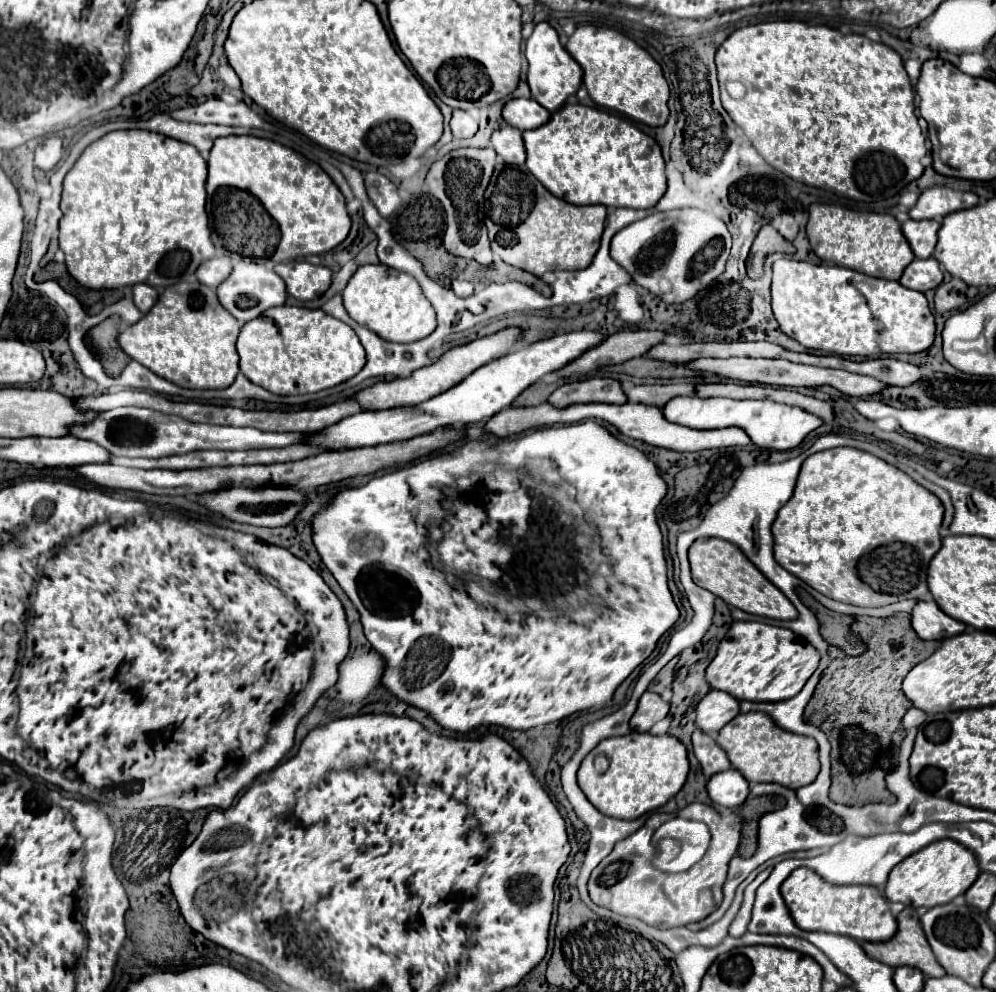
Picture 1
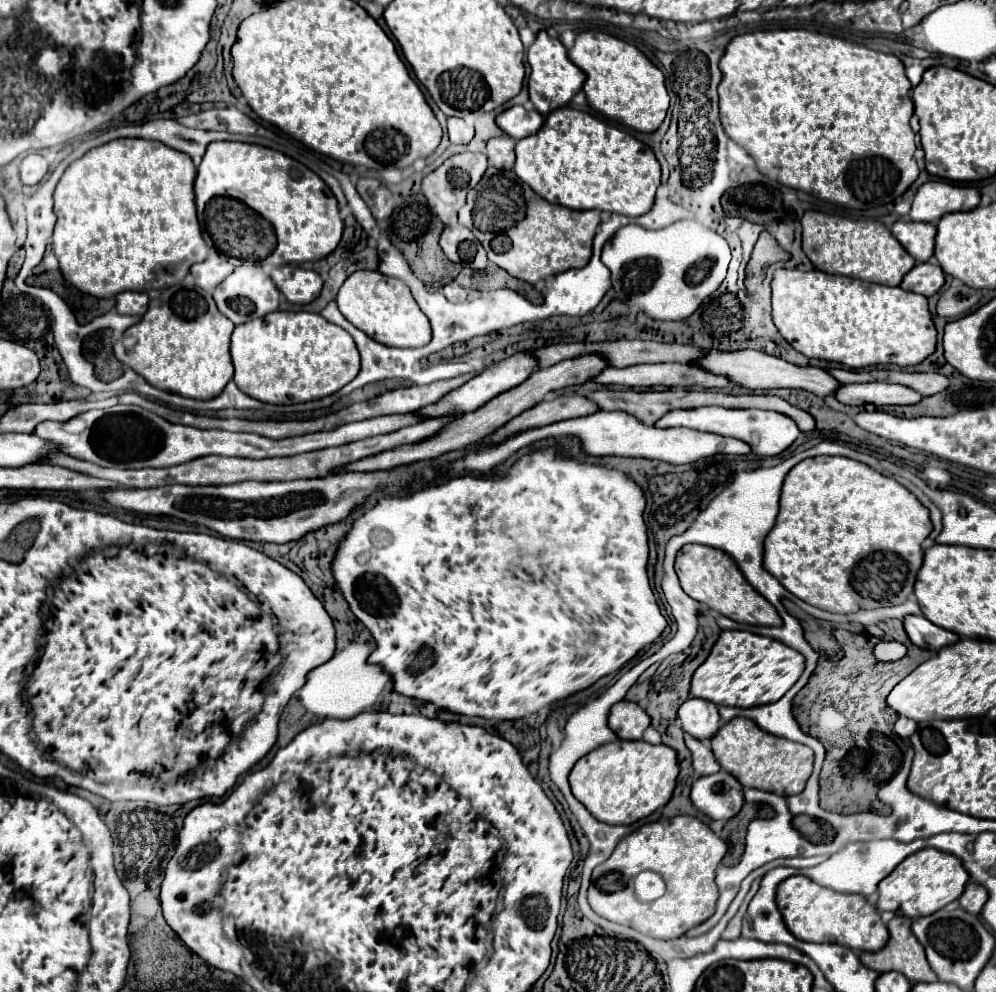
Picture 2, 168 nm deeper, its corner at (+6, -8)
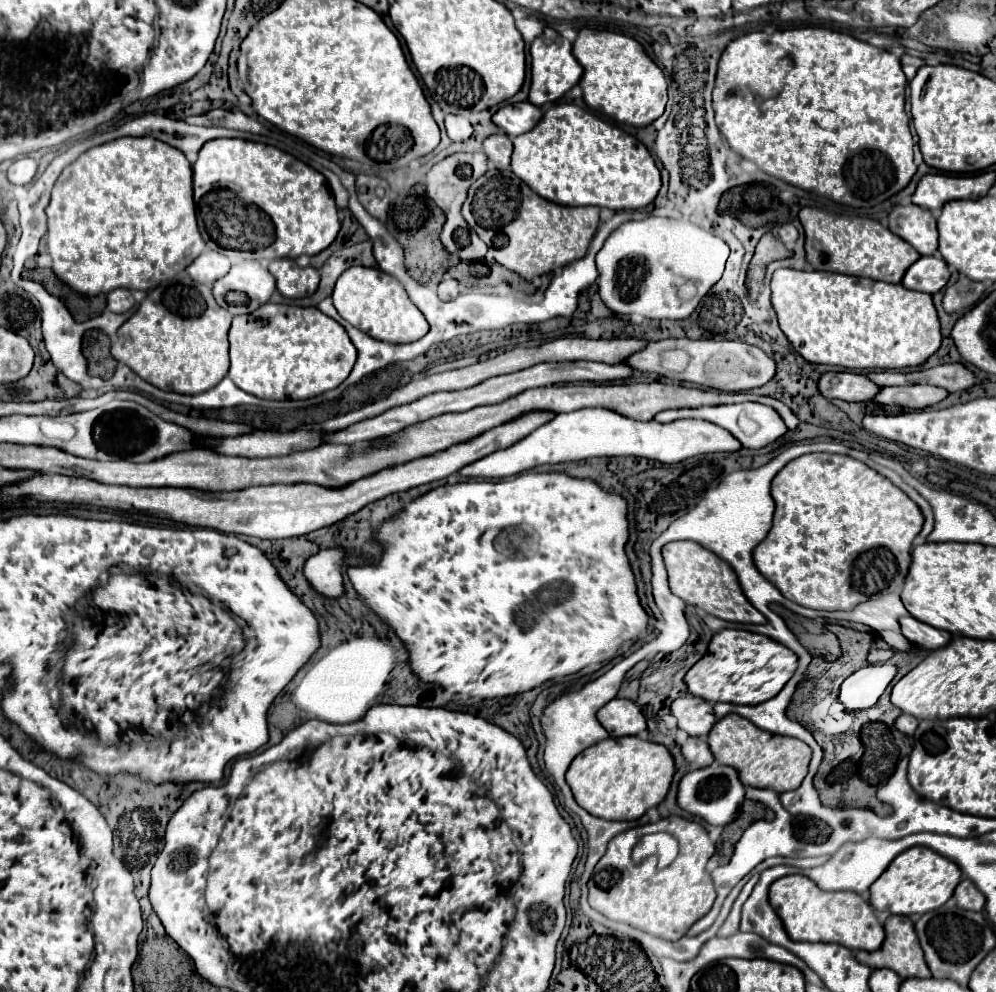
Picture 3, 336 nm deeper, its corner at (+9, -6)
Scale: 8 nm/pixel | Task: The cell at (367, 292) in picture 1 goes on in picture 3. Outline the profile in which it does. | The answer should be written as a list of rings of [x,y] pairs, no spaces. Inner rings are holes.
[[[349,267],[335,283],[333,303],[345,321],[379,341],[411,343],[421,339],[429,331],[429,323],[413,305],[403,285],[395,277],[381,273],[379,269]]]

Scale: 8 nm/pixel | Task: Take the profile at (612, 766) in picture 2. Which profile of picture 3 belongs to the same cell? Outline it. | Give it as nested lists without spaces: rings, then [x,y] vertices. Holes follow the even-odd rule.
[[[609,737],[573,759],[567,783],[587,813],[611,821],[633,821],[665,799],[673,773],[673,757],[663,745],[639,737]]]

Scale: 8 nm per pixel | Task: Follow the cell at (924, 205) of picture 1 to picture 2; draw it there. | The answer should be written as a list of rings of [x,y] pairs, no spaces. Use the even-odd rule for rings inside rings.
[[[928,181],[914,195],[910,219],[938,223],[944,215],[956,211],[970,211],[978,207],[980,197],[976,189],[956,187],[946,181]]]

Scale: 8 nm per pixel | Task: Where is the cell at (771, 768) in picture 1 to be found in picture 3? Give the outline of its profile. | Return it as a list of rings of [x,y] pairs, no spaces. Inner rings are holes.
[[[735,713],[719,719],[713,725],[707,741],[715,755],[715,761],[721,765],[735,767],[739,771],[741,783],[745,783],[745,787],[773,789],[777,793],[797,789],[801,785],[801,781],[805,779],[807,767],[811,761],[811,749],[807,743],[797,741],[793,737],[767,733]]]

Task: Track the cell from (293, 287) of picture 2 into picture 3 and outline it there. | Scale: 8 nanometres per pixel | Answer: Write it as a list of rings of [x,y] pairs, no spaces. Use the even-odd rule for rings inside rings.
[[[273,259],[269,271],[277,279],[277,289],[283,297],[309,297],[319,285],[319,271],[313,267],[299,267],[293,259]]]

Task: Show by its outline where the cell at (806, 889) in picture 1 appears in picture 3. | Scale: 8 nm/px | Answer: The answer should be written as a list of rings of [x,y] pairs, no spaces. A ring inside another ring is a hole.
[[[787,875],[769,887],[769,903],[777,911],[787,935],[793,941],[839,943],[847,949],[875,951],[885,939],[885,929],[875,917],[875,909],[857,893],[827,893],[805,875]]]

